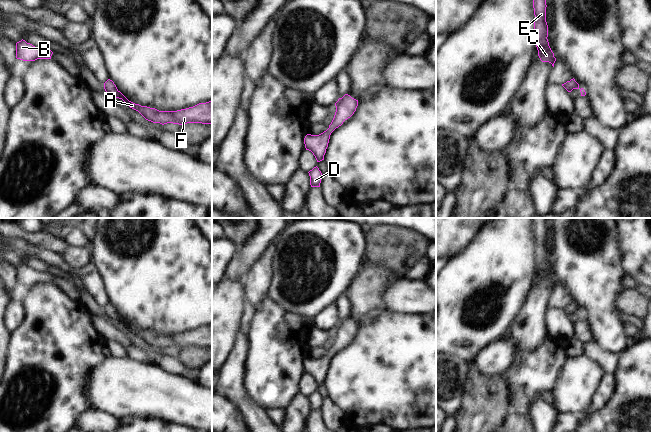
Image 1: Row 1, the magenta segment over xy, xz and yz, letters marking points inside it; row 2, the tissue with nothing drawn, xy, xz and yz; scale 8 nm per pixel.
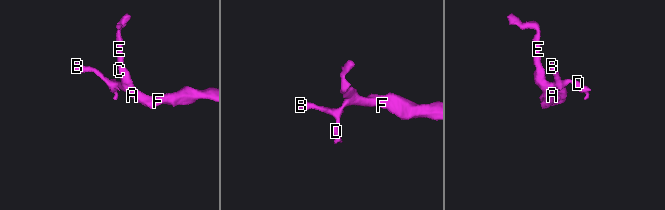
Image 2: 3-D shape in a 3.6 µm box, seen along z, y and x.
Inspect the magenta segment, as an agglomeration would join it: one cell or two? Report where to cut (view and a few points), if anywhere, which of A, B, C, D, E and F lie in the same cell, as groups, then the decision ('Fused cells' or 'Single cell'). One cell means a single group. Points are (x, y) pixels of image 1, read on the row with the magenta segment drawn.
No split. Groups: A B C D E F. Single cell

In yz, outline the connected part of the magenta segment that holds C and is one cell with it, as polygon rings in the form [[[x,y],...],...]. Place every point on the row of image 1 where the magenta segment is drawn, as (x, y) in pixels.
[[[533,0],[534,8],[534,40],[538,56],[542,62],[549,62],[554,67],[556,58],[548,42],[548,25],[546,22],[546,0]]]

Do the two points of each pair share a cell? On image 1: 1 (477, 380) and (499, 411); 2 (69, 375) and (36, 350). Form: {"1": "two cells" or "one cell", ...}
{"1": "one cell", "2": "one cell"}

